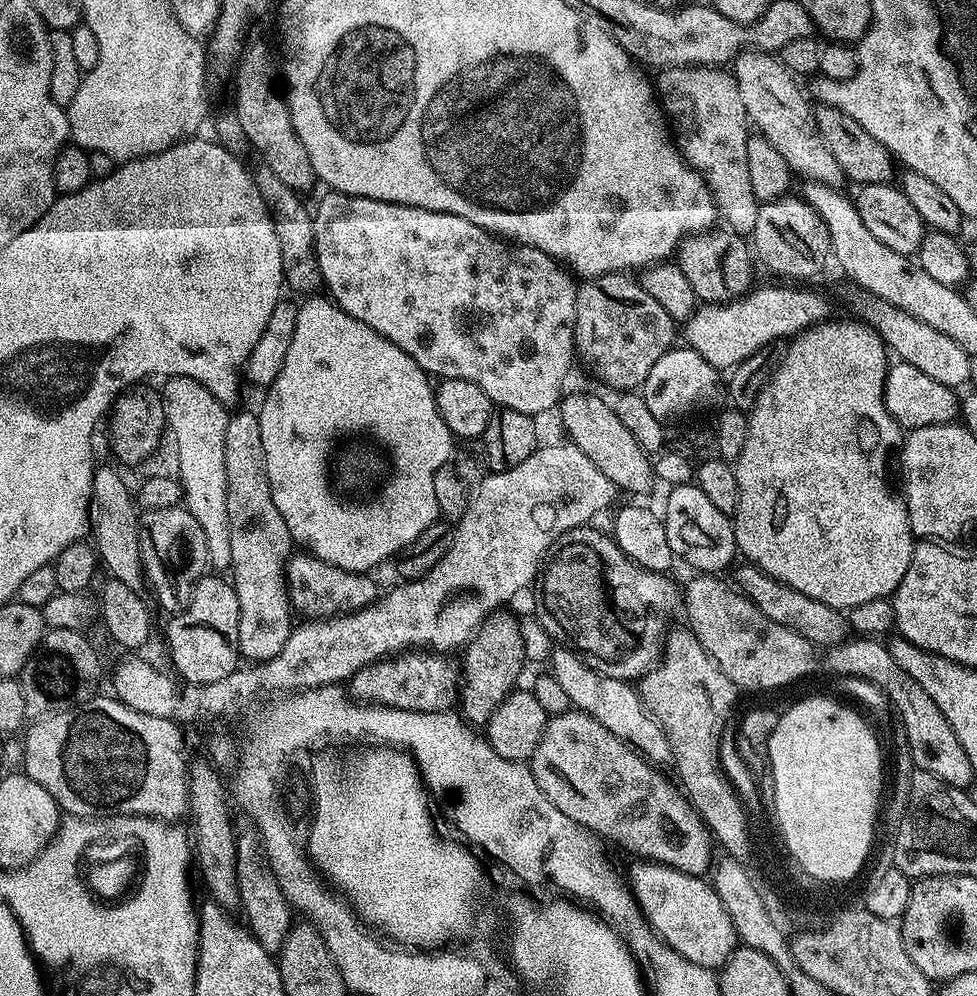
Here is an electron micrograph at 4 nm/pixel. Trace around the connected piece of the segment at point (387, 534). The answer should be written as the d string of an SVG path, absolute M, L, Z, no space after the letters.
M312 294L305 300L308 301L298 307L298 322L294 326L294 338L290 341L286 362L282 362L278 378L269 384L263 393L264 405L258 408L262 450L266 450L264 465L270 478L270 494L274 494L274 506L278 506L278 514L282 514L286 521L293 541L299 547L300 544L304 547L301 549L317 556L322 562L333 564L347 572L368 574L373 571L371 568L378 567L383 560L391 561L397 554L409 548L431 524L441 519L442 504L440 508L440 500L436 497L436 471L451 461L454 455L454 437L446 422L442 422L442 414L438 414L433 381L427 372L420 369L418 362L414 362L414 358L406 354L406 350L366 326L366 322L358 322L358 318L346 314L340 309L340 305L327 295Z

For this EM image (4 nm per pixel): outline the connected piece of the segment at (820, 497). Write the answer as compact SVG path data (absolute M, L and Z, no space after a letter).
M829 318L823 324L816 324L801 332L787 345L788 352L786 348L780 364L758 394L756 405L747 413L746 442L742 446L742 454L734 462L738 478L738 510L734 517L734 527L739 555L745 556L744 560L749 565L757 566L778 582L839 610L862 606L862 602L874 602L874 598L891 597L910 566L914 547L908 507L904 505L903 499L892 500L892 496L888 496L892 488L884 488L884 452L888 452L888 444L892 444L892 440L902 440L900 423L888 413L884 405L884 380L890 367L890 352L884 339L875 330L863 322L847 319Z

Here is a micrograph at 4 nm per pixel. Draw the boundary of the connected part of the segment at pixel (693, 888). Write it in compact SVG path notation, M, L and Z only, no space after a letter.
M636 862L629 870L628 876L626 872L626 883L632 889L632 897L636 899L636 904L642 910L648 925L682 958L694 962L694 966L719 970L738 947L734 922L730 922L730 914L726 914L722 898L718 898L718 894L707 879L679 872L665 864Z

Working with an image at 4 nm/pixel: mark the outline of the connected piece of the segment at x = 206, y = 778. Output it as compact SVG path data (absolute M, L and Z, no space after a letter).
M207 759L191 761L188 769L188 798L191 815L196 815L196 836L194 832L194 860L200 863L200 876L208 887L211 903L225 910L240 908L240 891L236 877L236 837L232 832L232 820L228 816L228 804L224 801L226 784L220 781Z

